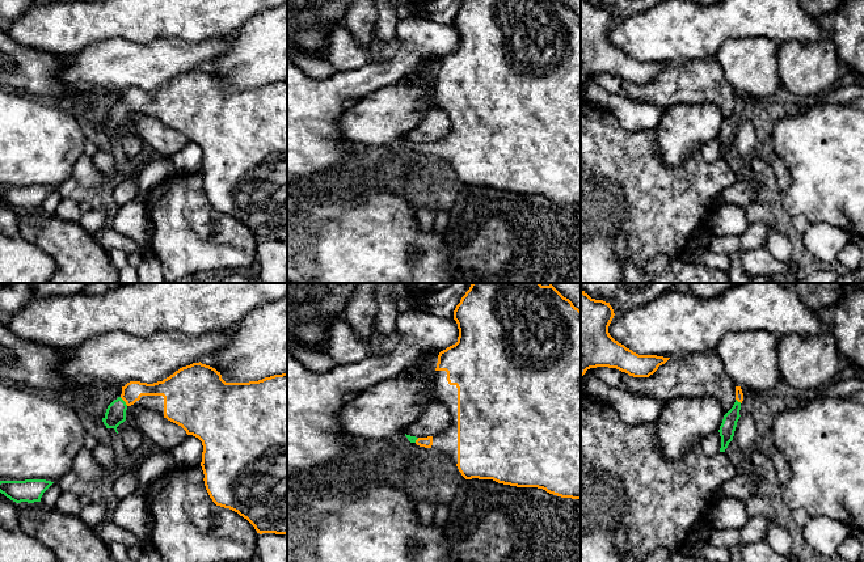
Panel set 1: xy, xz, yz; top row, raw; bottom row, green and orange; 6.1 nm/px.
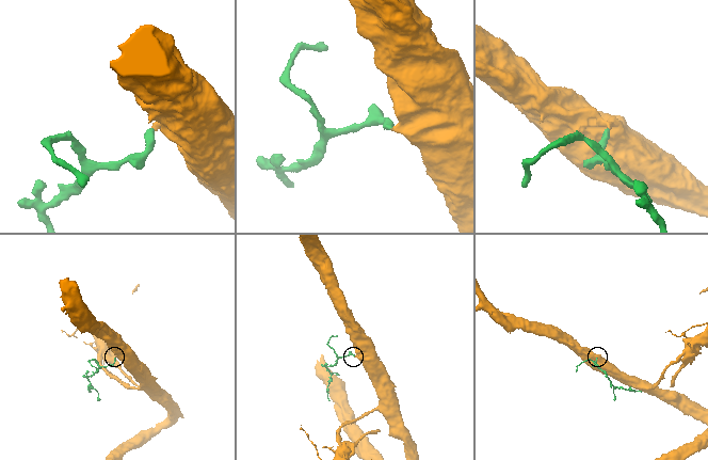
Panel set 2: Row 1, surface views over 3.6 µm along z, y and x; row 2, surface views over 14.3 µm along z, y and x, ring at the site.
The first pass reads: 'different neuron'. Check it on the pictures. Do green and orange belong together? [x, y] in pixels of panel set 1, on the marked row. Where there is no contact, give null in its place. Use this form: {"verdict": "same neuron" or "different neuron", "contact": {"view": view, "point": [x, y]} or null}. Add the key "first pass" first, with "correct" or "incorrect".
{"first pass": "incorrect", "verdict": "same neuron", "contact": {"view": "xy", "point": [123, 401]}}

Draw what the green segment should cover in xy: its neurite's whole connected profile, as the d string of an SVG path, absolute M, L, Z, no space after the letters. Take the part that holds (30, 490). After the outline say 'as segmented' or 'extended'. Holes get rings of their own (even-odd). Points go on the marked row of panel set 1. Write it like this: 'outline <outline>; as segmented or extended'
outline M46 479L0 481L0 493L16 503L41 502L43 493L54 482Z; as segmented

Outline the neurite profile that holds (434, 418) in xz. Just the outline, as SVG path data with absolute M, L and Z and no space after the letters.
M429 402L421 417L408 426L404 432L416 438L427 438L439 434L450 426L451 418L447 407L438 402Z

